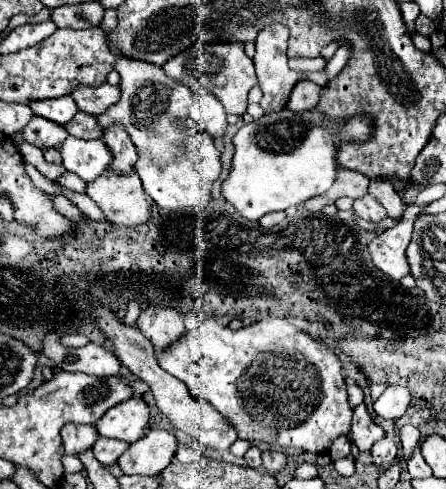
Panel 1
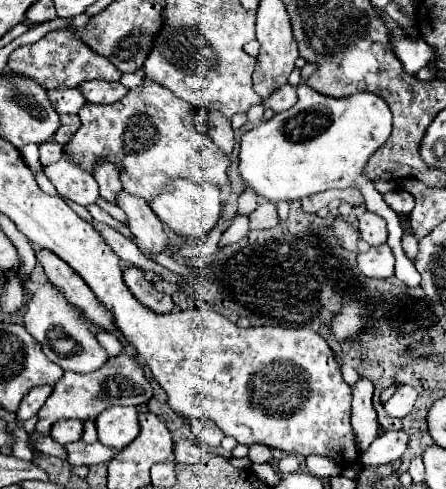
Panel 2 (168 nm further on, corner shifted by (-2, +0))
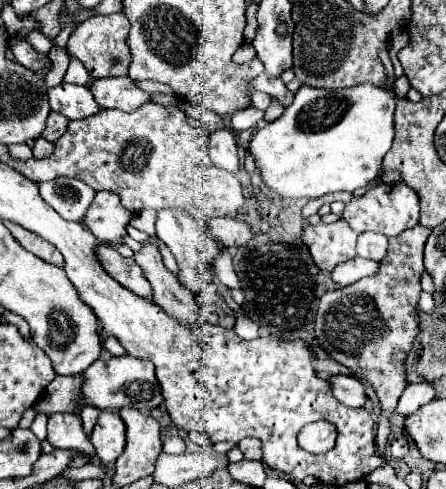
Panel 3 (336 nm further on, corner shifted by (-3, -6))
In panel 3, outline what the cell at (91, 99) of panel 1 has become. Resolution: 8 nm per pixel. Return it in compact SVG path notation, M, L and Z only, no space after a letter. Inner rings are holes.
M102 78L90 84L90 92L100 108L118 108L124 112L132 112L144 102L148 102L148 94L138 90L134 82L124 78Z

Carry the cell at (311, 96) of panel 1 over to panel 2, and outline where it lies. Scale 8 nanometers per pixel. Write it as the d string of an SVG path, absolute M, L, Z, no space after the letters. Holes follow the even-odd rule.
M285 84L283 88L277 88L273 96L263 100L263 108L271 108L275 114L289 110L293 104L295 104L295 88L289 84Z

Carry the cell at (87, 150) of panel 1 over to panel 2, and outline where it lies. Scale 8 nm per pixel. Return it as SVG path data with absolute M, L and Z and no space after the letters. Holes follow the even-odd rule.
M59 160L55 164L45 166L45 176L53 182L57 194L63 200L71 200L79 206L93 204L99 198L97 182L89 172L83 172L75 164L67 160Z

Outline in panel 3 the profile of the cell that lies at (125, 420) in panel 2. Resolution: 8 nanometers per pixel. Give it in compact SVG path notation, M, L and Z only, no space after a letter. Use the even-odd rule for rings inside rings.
M102 412L92 434L90 442L96 448L102 464L114 464L124 450L126 444L126 424L122 422L118 412Z

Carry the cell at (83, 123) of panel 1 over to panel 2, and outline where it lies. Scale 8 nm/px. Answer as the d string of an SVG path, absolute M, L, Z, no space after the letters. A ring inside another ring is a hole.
M61 114L59 120L61 120L61 126L59 126L59 130L53 134L53 140L57 140L59 144L67 144L69 138L71 138L71 136L77 132L77 128L81 126L81 122L79 122L79 116L71 116L71 114Z

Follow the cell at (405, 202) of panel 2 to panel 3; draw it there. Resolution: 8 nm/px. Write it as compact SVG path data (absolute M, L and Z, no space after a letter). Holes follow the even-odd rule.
M402 182L396 184L380 184L378 188L368 190L360 198L352 198L344 208L344 220L350 224L356 232L382 232L386 236L398 236L408 228L414 228L420 218L420 204L418 196L410 186L404 186Z

